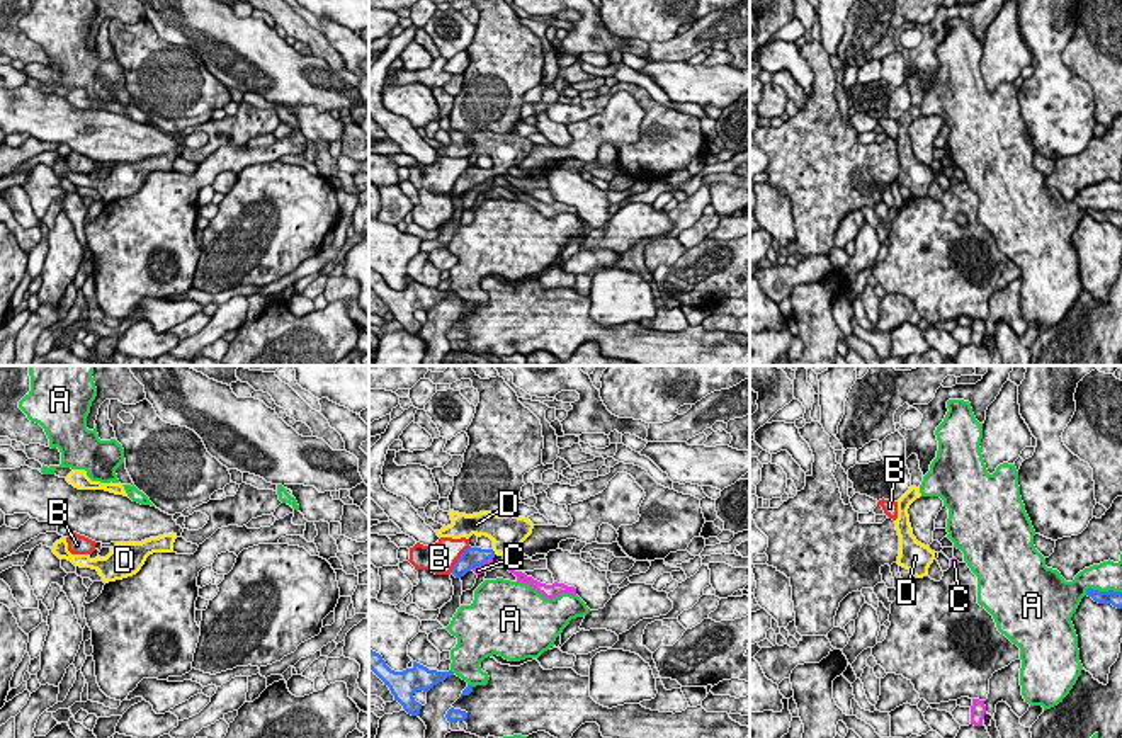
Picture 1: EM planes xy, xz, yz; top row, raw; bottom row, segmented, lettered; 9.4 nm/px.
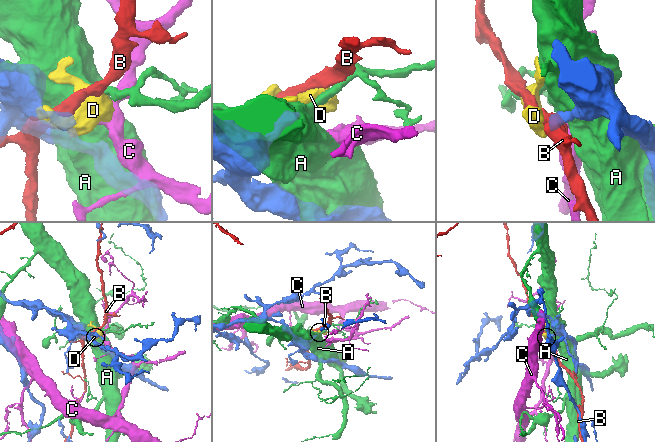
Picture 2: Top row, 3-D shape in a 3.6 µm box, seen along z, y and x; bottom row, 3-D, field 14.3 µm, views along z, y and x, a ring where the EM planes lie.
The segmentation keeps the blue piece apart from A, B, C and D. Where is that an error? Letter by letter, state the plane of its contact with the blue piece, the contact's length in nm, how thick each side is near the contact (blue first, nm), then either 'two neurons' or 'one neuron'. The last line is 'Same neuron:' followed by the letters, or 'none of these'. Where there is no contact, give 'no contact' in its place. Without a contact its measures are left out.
A: meets blue in yz; contact 360 nm long; 130 nm thick on the blue side, 280 nm on the other; two neurons
B: meets blue in xz; contact 320 nm long; 190 nm thick on the blue side, 300 nm on the other; two neurons
C: meets blue in xz; contact 240 nm long; 190 nm thick on the blue side, 90 nm on the other; two neurons
D: meets blue in xz; contact 60 nm long; 190 nm thick on the blue side, 320 nm on the other; one neuron
Same neuron: D

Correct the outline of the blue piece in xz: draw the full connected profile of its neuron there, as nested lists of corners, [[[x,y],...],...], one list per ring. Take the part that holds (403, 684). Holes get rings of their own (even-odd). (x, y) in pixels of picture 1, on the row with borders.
[[[369,650],[369,668],[389,687],[394,701],[411,716],[418,716],[422,709],[422,704],[413,697],[416,690],[428,692],[434,685],[454,675],[450,670],[428,670],[416,661],[413,661],[411,668],[394,672],[386,665],[382,656],[372,650]]]

